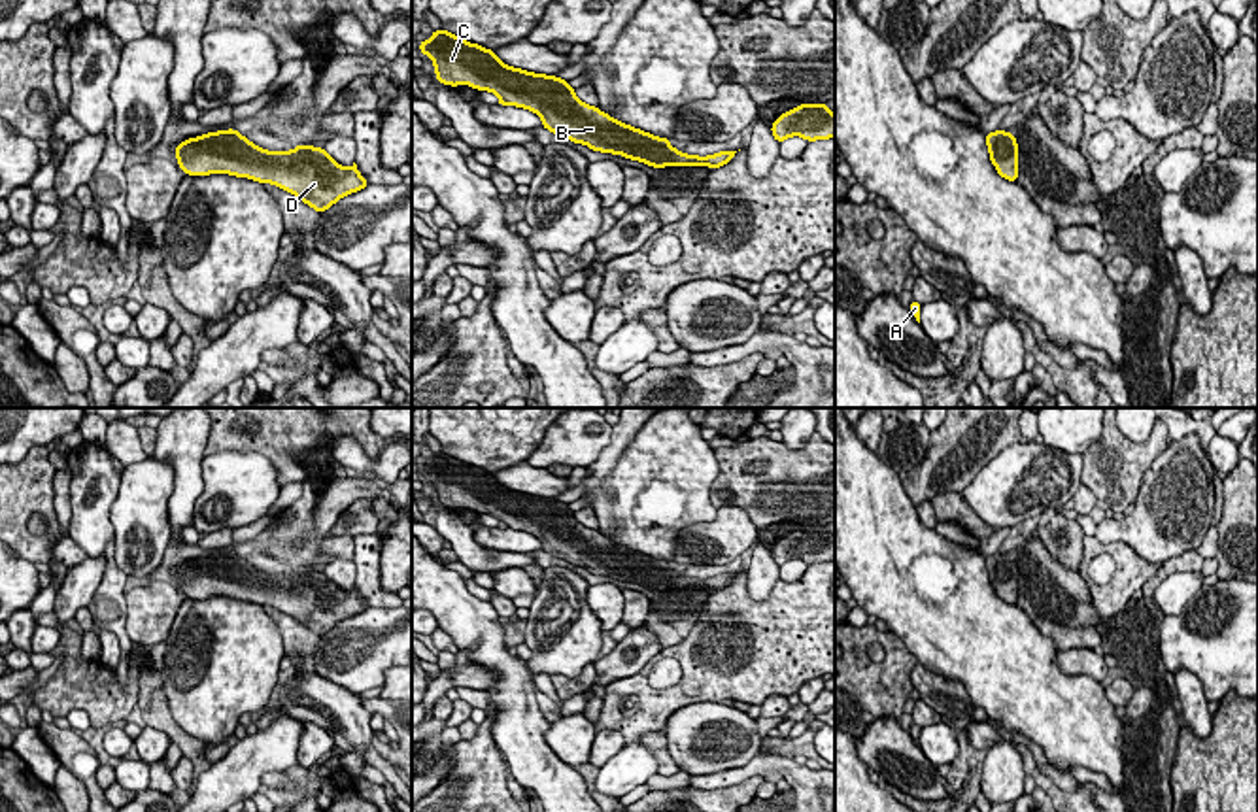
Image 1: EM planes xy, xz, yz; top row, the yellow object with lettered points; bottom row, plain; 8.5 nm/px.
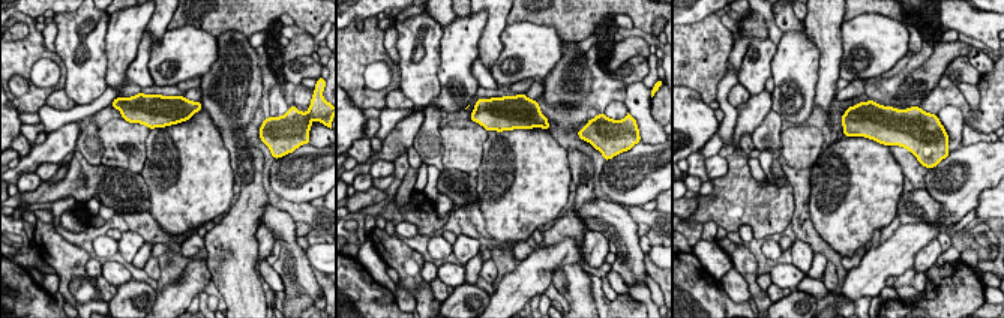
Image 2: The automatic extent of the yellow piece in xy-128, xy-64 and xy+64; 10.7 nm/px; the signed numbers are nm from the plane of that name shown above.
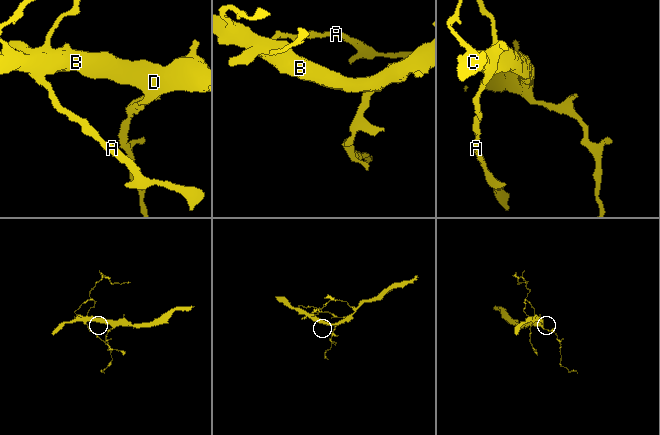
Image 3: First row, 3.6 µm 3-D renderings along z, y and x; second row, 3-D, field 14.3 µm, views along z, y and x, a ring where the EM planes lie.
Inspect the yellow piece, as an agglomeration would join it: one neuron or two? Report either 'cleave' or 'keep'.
keep

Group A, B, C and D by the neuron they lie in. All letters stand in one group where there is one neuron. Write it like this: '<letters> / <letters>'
A B C D

